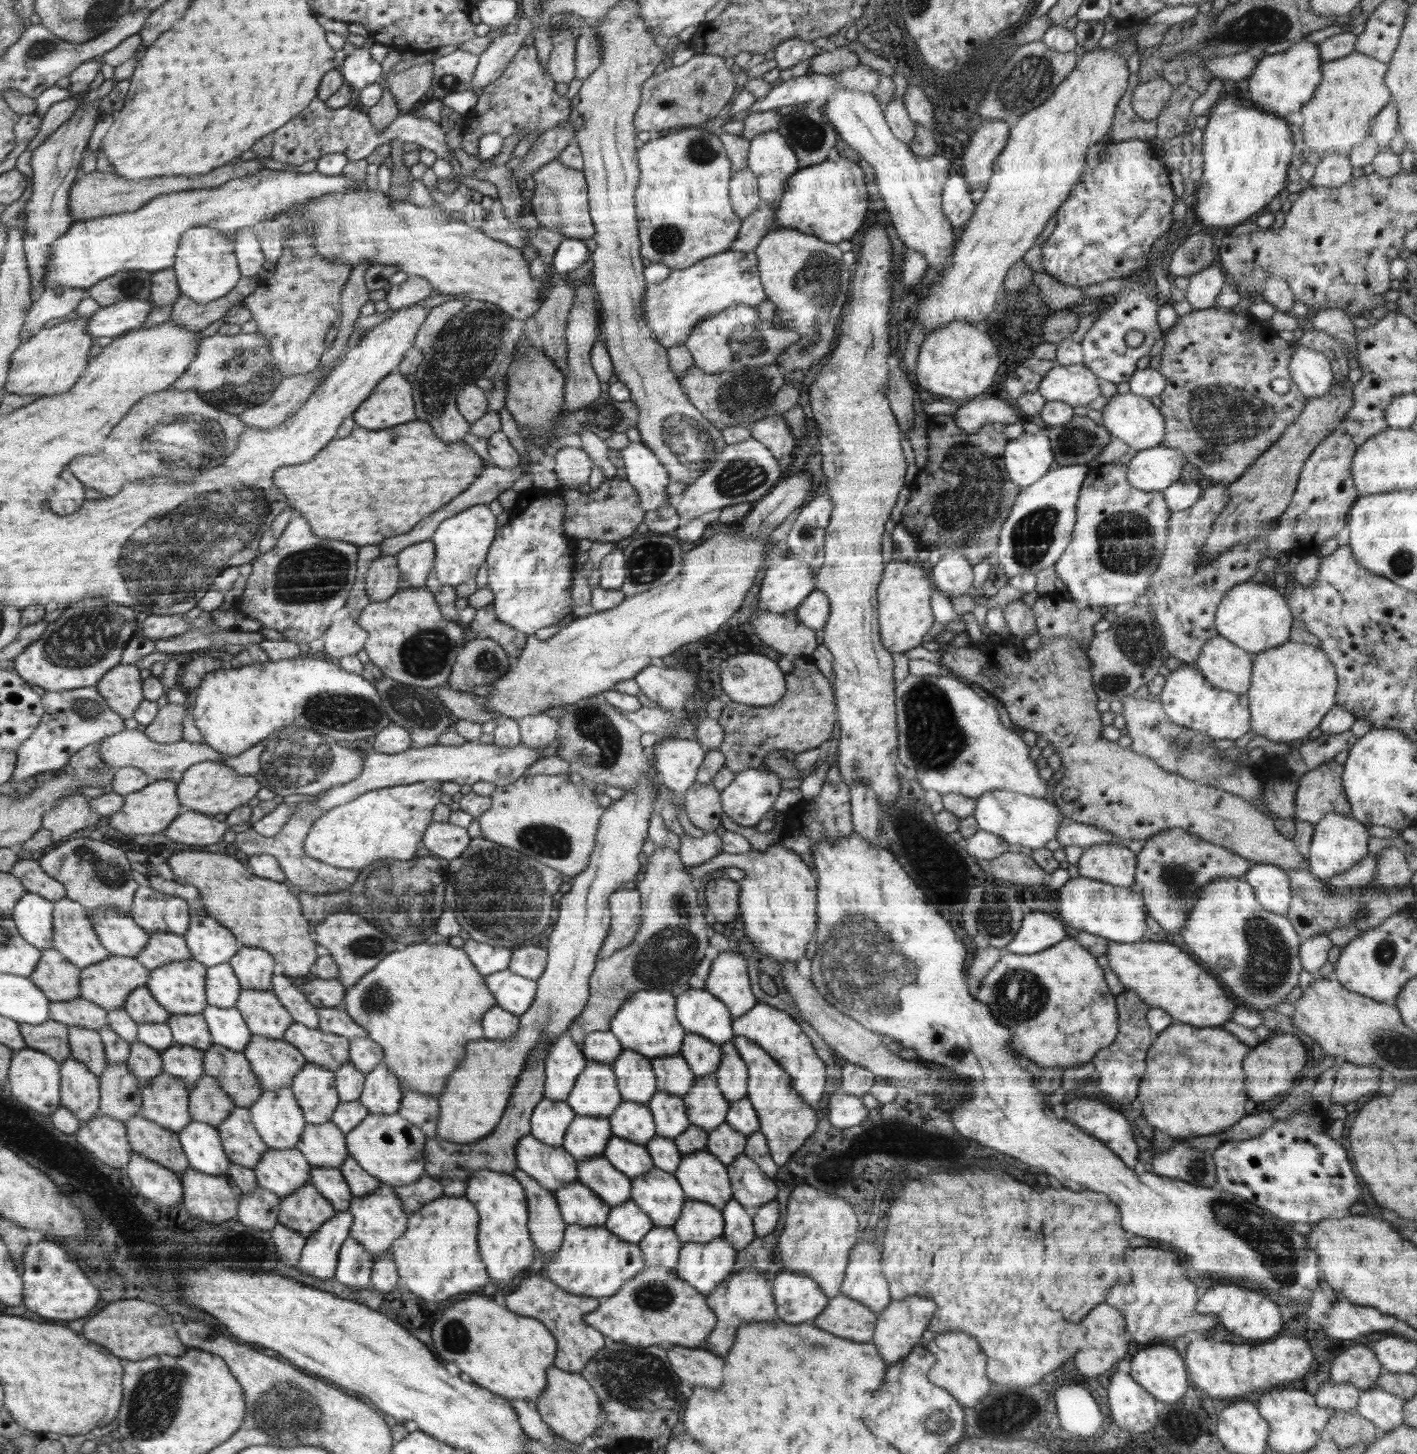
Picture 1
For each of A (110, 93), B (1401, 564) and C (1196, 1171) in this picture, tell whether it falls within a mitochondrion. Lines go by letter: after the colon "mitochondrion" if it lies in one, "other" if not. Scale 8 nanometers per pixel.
A: other
B: mitochondrion
C: mitochondrion

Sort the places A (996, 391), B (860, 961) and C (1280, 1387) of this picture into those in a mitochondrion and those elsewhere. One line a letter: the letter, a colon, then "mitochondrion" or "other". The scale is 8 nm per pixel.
A: other
B: mitochondrion
C: other

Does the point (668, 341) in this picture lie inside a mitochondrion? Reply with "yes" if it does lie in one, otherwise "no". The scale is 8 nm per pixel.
no

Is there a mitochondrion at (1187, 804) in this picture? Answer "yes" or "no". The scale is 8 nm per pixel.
no

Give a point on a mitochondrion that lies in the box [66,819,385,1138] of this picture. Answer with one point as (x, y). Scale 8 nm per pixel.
(112, 875)

